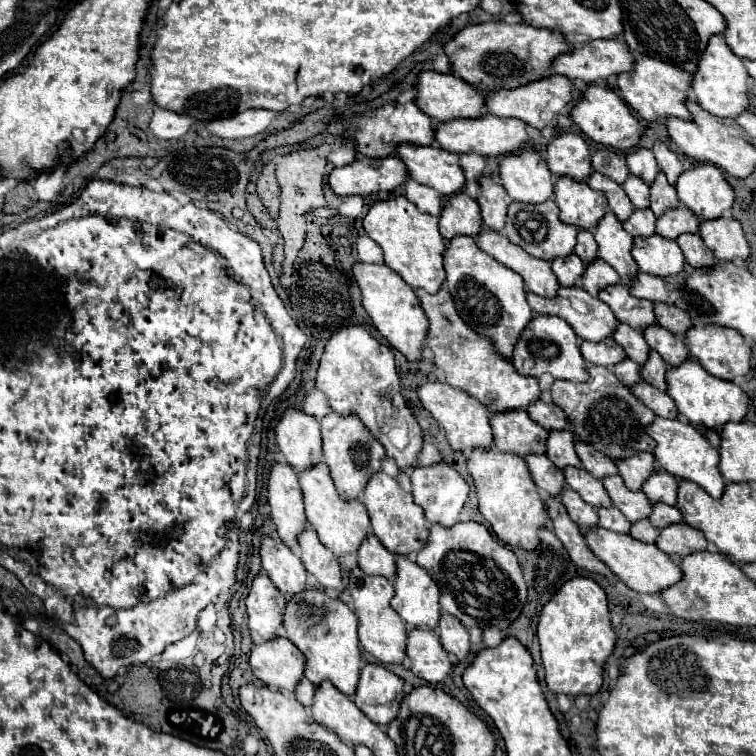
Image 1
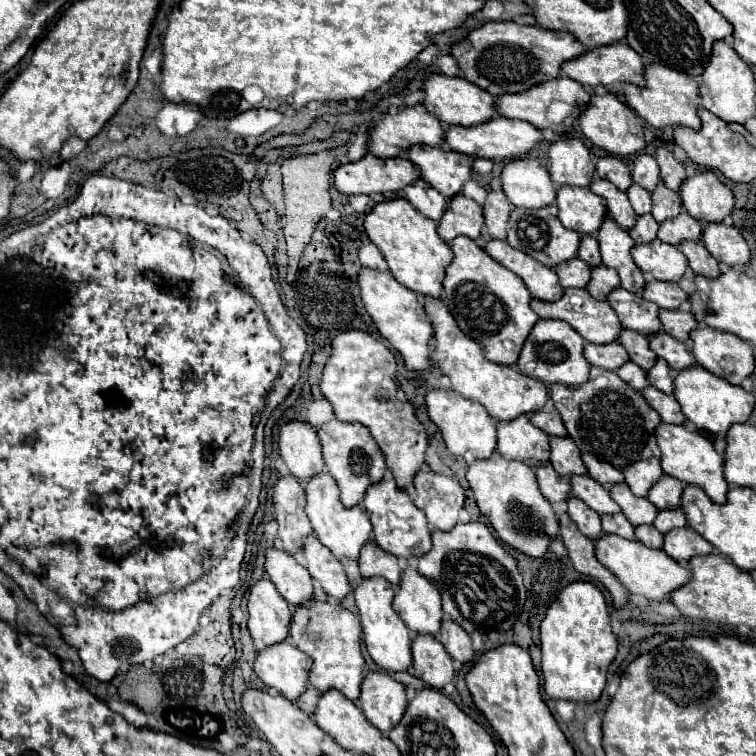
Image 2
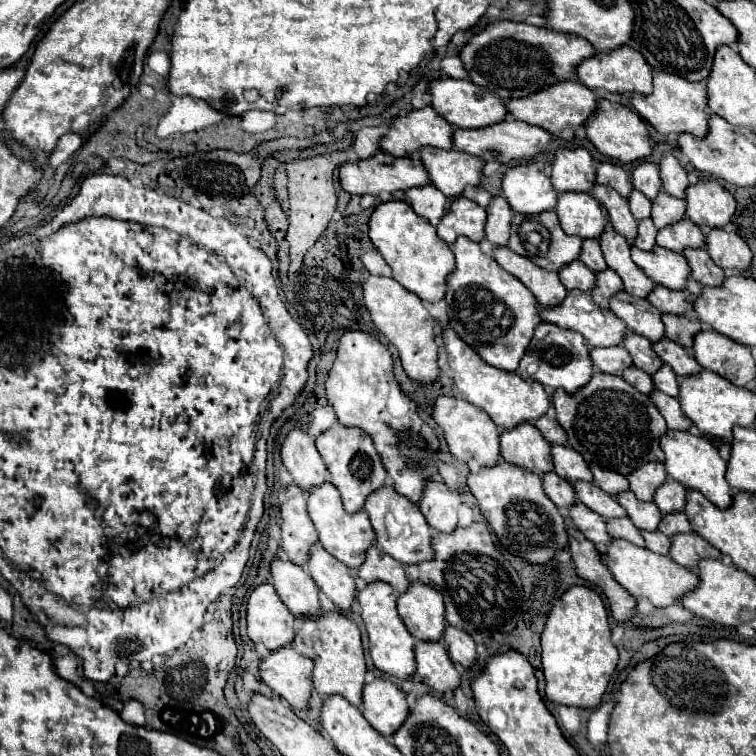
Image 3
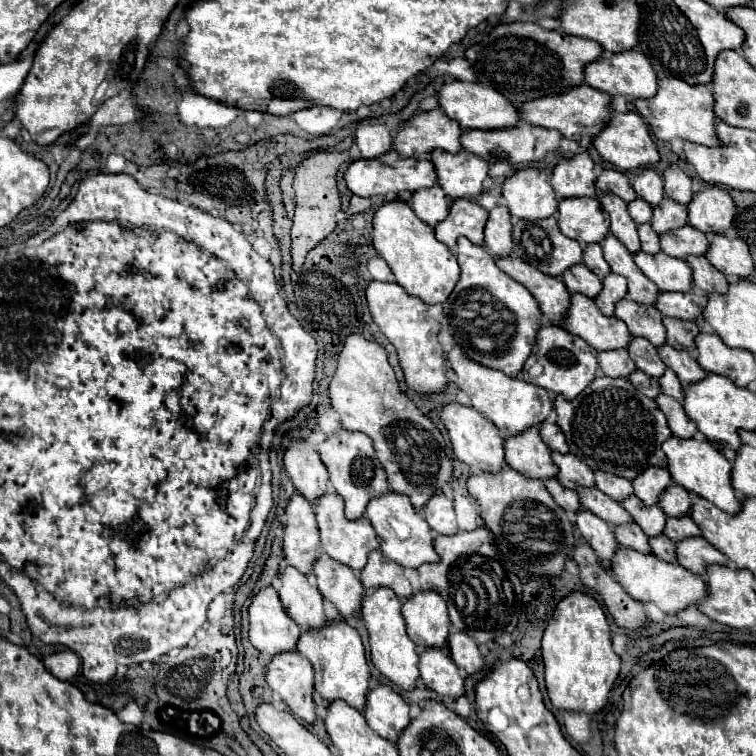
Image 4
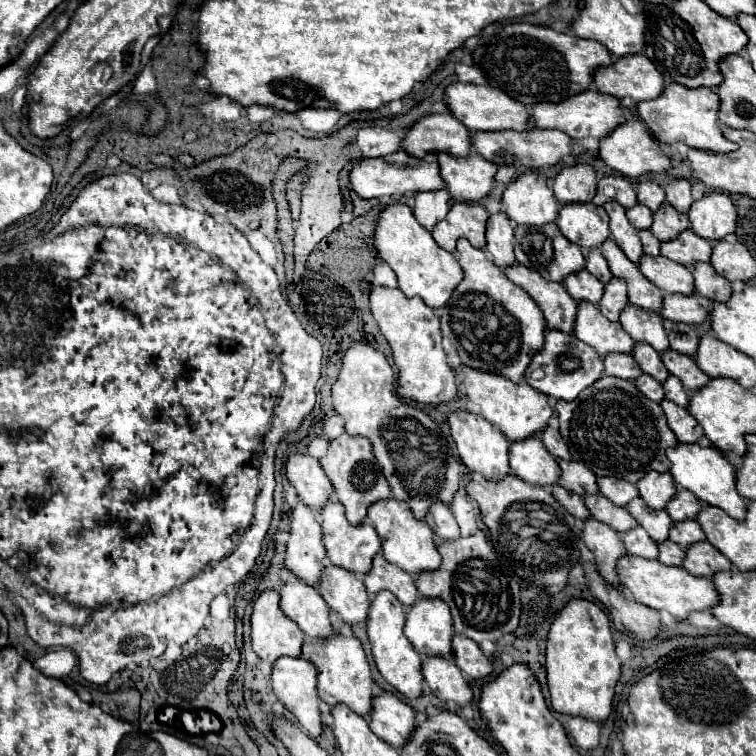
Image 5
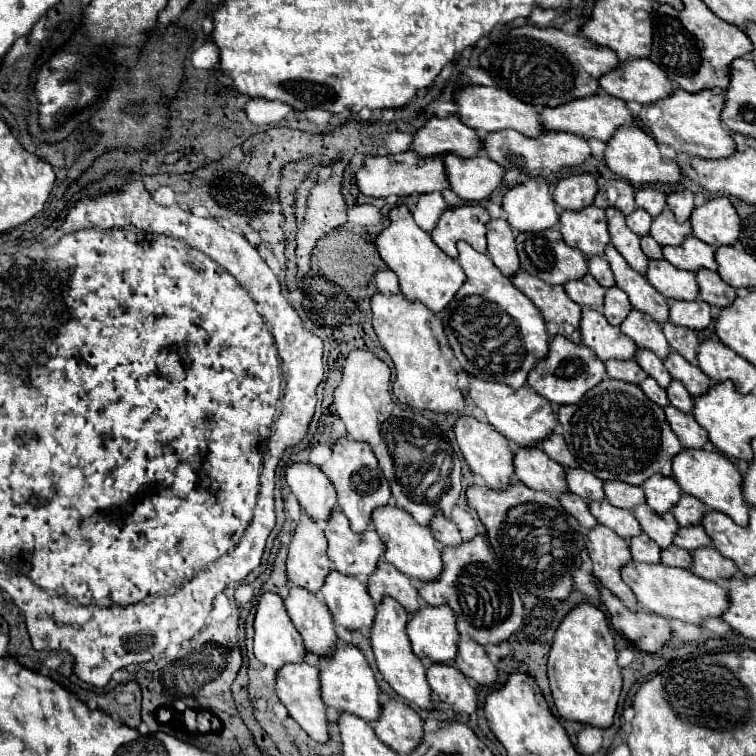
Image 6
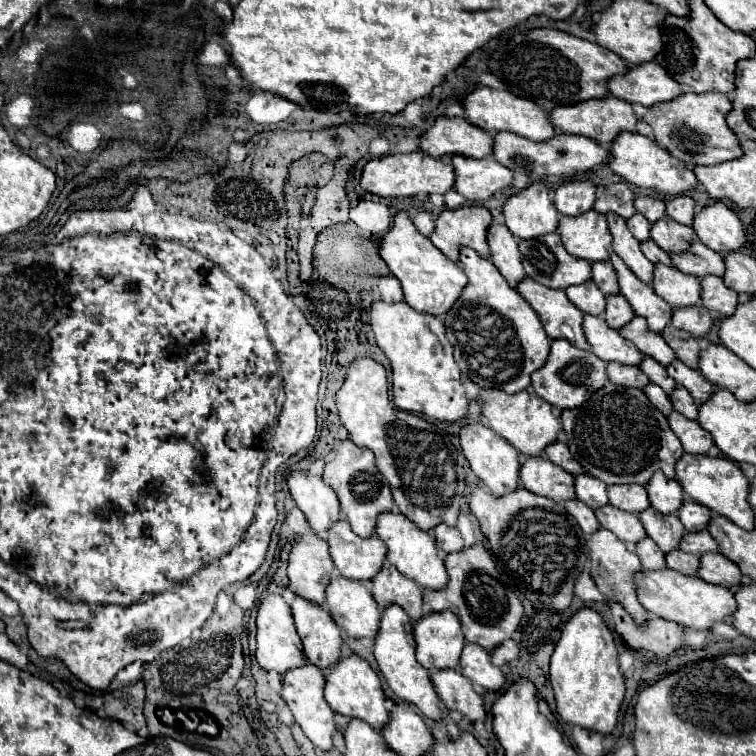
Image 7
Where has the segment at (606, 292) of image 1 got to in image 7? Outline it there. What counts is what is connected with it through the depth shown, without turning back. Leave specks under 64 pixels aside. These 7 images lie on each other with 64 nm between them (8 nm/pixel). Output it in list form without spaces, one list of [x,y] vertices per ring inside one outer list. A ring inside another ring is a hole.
[[[634,316],[626,326],[620,328],[620,334],[626,340],[634,342],[642,354],[652,356],[660,364],[670,364],[670,358],[674,358],[674,352],[666,344],[662,334],[650,330],[646,318],[642,318],[642,316]]]

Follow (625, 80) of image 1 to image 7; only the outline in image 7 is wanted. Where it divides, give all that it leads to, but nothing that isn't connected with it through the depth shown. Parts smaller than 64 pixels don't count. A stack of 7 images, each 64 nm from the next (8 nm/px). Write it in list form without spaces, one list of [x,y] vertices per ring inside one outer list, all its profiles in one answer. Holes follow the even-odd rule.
[[[684,92],[670,102],[660,102],[650,108],[648,124],[654,130],[656,142],[674,154],[678,160],[696,162],[696,164],[720,164],[726,160],[734,160],[742,156],[738,136],[730,132],[724,116],[730,110],[730,100],[720,92],[704,92],[692,94]]]

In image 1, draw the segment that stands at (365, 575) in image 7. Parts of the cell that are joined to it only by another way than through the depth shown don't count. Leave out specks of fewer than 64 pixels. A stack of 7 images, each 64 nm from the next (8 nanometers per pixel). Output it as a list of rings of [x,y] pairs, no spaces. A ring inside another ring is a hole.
[[[318,462],[318,464],[298,472],[298,480],[300,480],[302,494],[304,494],[306,518],[316,528],[322,544],[326,544],[336,556],[340,556],[344,552],[358,550],[360,542],[366,538],[366,534],[370,530],[366,506],[360,500],[342,500],[334,482],[330,480],[328,466],[324,462]]]

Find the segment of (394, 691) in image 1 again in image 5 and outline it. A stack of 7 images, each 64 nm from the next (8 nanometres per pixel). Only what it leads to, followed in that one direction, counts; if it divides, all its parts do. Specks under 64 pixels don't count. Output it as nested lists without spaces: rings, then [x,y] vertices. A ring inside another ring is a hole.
[[[382,692],[372,700],[368,724],[378,738],[392,744],[394,748],[400,748],[410,738],[408,734],[416,726],[414,710],[394,692]]]

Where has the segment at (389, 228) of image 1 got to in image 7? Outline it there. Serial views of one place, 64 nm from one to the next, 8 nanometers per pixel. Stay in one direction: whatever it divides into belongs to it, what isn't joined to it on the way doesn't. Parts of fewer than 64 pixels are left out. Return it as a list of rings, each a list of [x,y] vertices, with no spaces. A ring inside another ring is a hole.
[[[400,210],[394,216],[390,230],[382,236],[380,256],[388,264],[390,272],[400,280],[404,290],[404,300],[418,312],[428,312],[434,316],[444,314],[460,296],[468,280],[464,270],[456,262],[448,260],[426,236],[422,236],[416,230],[406,210]]]

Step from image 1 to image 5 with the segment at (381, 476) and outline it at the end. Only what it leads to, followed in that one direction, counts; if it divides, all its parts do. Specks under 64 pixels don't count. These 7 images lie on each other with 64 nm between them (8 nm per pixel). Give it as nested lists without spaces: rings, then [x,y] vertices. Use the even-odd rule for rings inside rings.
[[[396,498],[380,500],[368,508],[368,520],[374,524],[382,540],[382,554],[390,564],[402,568],[404,572],[414,572],[414,574],[422,570],[434,570],[440,566],[440,554],[434,544],[434,532],[424,520],[414,518],[406,502],[396,500]]]

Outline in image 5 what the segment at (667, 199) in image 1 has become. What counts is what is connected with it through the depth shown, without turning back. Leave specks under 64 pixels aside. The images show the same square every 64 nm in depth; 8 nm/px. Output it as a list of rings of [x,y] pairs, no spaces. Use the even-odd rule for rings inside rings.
[[[668,202],[662,204],[662,208],[658,208],[658,212],[654,212],[654,224],[650,226],[652,234],[660,242],[678,236],[678,232],[682,232],[686,228],[690,228],[688,216],[678,212],[678,210],[674,210],[674,206],[670,206]]]

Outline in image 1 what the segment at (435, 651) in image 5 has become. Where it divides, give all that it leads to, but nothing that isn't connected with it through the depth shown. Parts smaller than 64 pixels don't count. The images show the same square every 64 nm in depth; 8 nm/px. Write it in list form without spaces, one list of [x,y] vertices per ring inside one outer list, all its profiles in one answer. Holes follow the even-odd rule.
[[[408,556],[396,560],[396,594],[392,608],[412,628],[436,628],[440,618],[440,592],[432,576]]]

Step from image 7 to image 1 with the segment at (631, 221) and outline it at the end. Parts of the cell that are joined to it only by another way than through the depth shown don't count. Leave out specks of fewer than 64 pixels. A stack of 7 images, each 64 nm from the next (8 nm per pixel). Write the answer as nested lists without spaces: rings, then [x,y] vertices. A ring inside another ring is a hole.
[[[630,174],[622,186],[624,186],[628,198],[632,200],[632,204],[634,204],[636,208],[646,208],[646,206],[650,206],[650,186],[648,186],[646,182],[638,180],[638,176],[632,176],[632,174]]]

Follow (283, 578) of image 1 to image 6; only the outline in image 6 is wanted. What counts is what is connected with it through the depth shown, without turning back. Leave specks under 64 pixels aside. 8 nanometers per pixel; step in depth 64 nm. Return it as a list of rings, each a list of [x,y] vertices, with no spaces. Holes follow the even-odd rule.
[[[290,586],[290,592],[284,598],[284,606],[296,630],[302,634],[306,650],[318,656],[330,654],[338,636],[334,632],[332,614],[326,604],[310,590]]]

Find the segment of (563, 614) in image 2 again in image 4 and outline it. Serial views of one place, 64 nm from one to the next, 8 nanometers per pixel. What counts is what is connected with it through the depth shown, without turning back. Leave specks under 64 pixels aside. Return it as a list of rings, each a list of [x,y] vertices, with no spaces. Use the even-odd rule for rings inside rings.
[[[572,592],[558,602],[542,636],[542,660],[546,692],[554,708],[584,714],[602,710],[620,672],[620,656],[612,650],[610,626],[596,598],[586,592]]]

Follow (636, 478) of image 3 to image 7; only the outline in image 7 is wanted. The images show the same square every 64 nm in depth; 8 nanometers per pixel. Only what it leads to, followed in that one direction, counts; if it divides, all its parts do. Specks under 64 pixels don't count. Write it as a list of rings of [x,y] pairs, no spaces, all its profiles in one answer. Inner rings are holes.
[[[656,472],[646,484],[650,506],[662,514],[676,514],[684,502],[684,492],[676,480],[668,480],[662,472]]]

